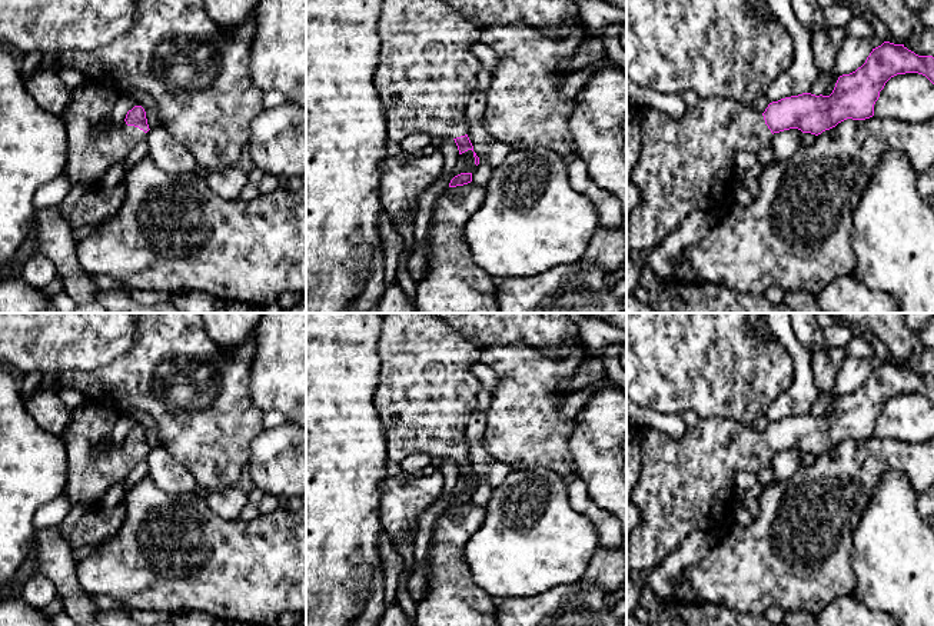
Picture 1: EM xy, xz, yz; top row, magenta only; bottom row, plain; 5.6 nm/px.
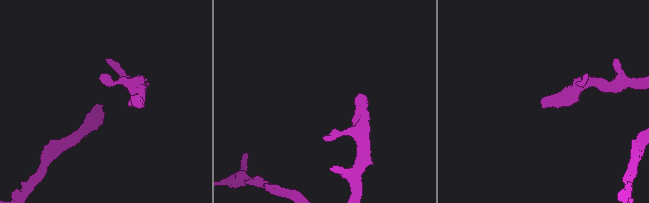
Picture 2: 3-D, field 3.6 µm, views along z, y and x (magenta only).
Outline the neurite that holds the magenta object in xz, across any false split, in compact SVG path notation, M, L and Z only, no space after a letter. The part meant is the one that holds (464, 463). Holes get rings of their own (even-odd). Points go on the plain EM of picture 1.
M388 313L383 316L376 350L380 369L373 404L385 426L388 460L400 463L415 453L425 453L439 460L453 459L459 475L473 472L466 454L465 430L471 413L476 410L476 397L482 387L471 372L471 367L479 362L481 347L463 339L458 330L433 313Z

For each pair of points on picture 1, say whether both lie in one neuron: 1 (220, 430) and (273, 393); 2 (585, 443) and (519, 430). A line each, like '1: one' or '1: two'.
1: two
2: two

